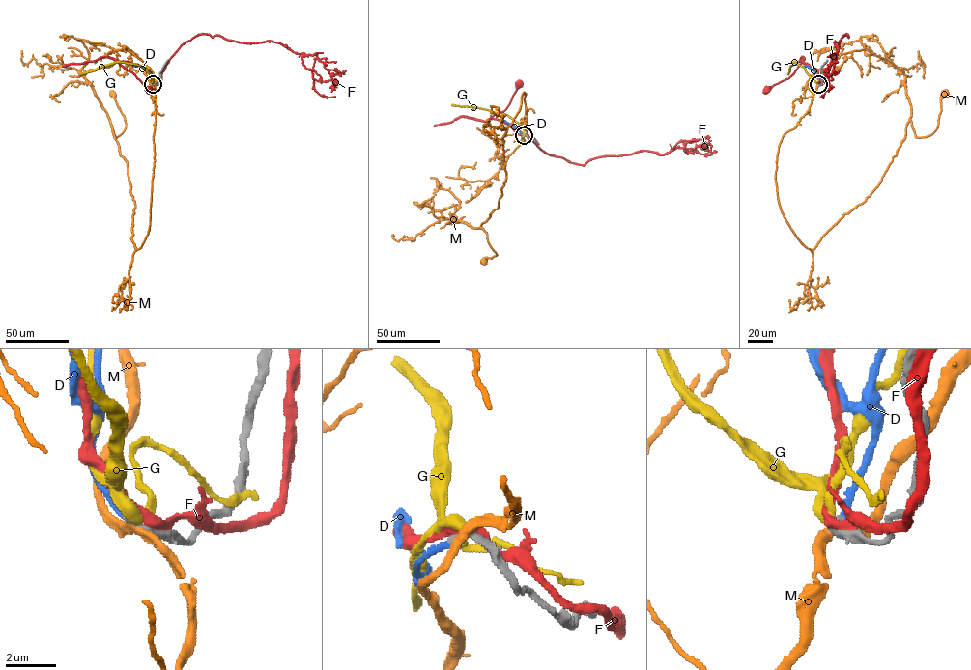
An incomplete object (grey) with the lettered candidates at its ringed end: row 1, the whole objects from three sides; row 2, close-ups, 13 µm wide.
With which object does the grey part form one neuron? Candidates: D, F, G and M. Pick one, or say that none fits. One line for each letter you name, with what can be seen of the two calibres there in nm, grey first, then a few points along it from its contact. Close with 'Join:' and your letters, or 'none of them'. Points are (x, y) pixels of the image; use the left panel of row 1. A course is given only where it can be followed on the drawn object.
D: 240 nm thick on the grey side, 240 nm on the other; it runs (153, 84), (147, 70), (132, 66)
Join: D

